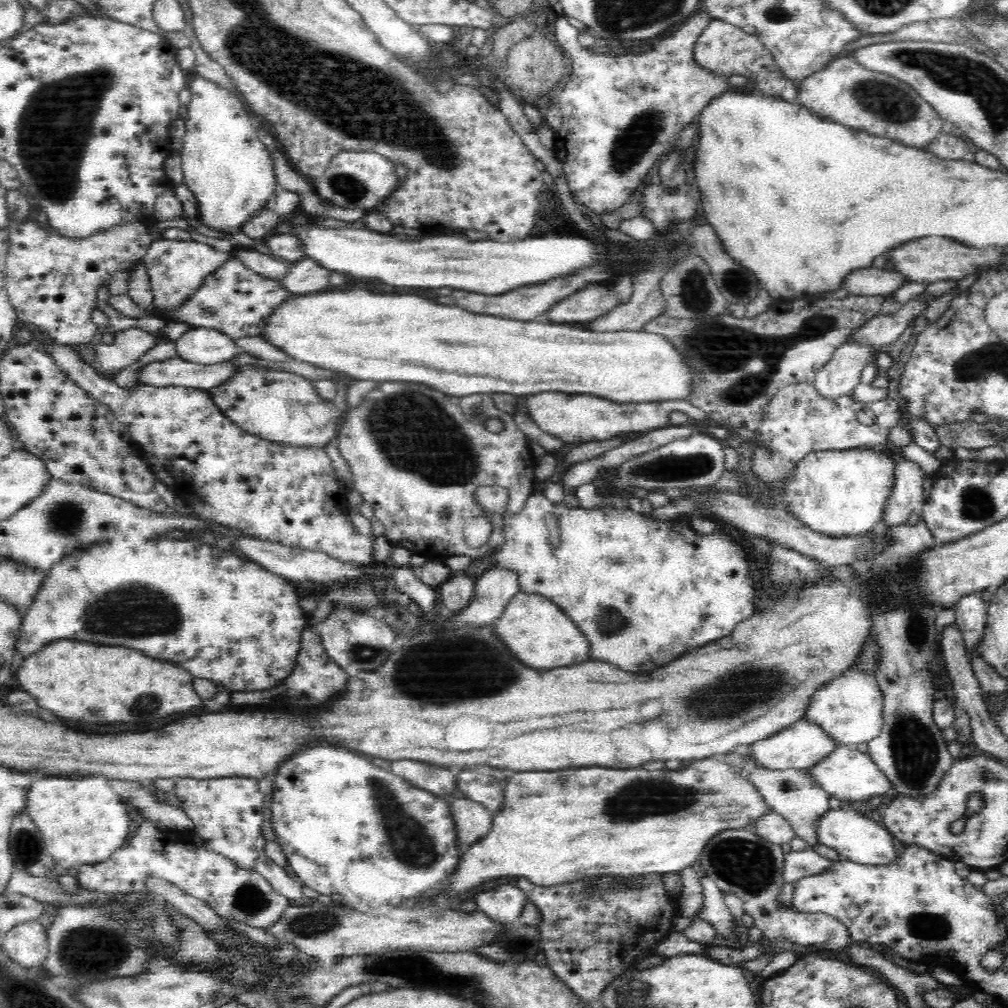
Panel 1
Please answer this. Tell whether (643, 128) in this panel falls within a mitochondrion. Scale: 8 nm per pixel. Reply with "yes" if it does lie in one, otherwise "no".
yes

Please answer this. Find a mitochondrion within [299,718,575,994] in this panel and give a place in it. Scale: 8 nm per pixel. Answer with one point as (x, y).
(409, 841)

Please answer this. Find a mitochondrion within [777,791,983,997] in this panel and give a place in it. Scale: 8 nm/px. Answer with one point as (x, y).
(928, 922)

